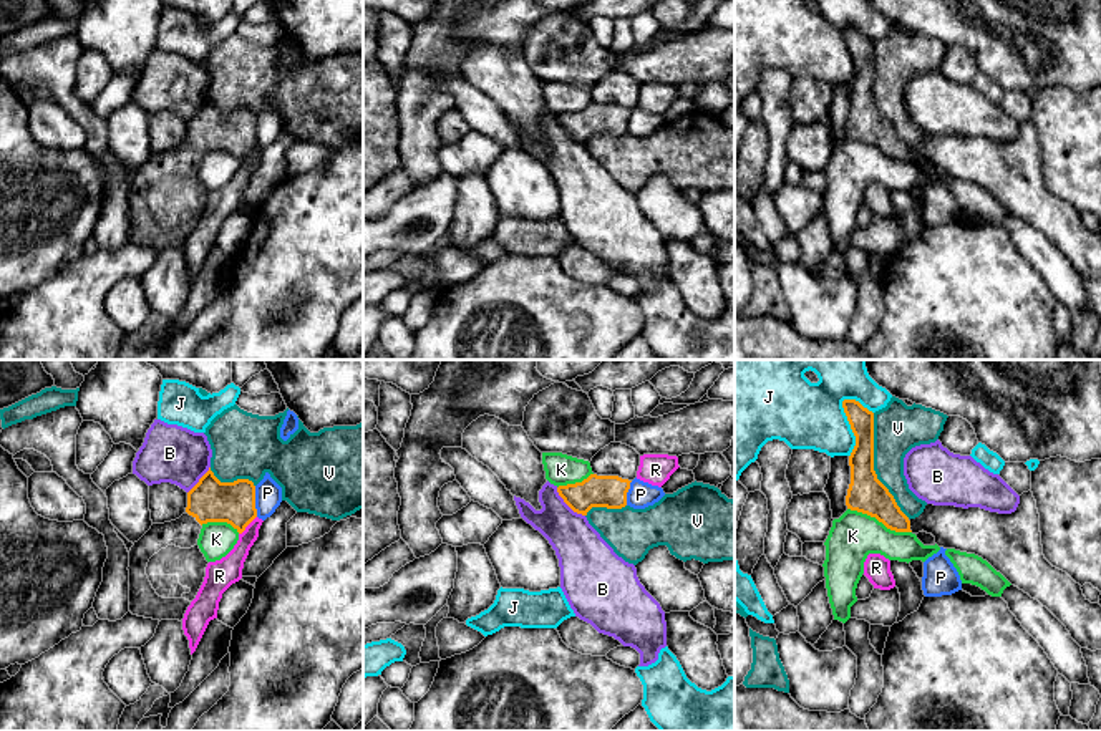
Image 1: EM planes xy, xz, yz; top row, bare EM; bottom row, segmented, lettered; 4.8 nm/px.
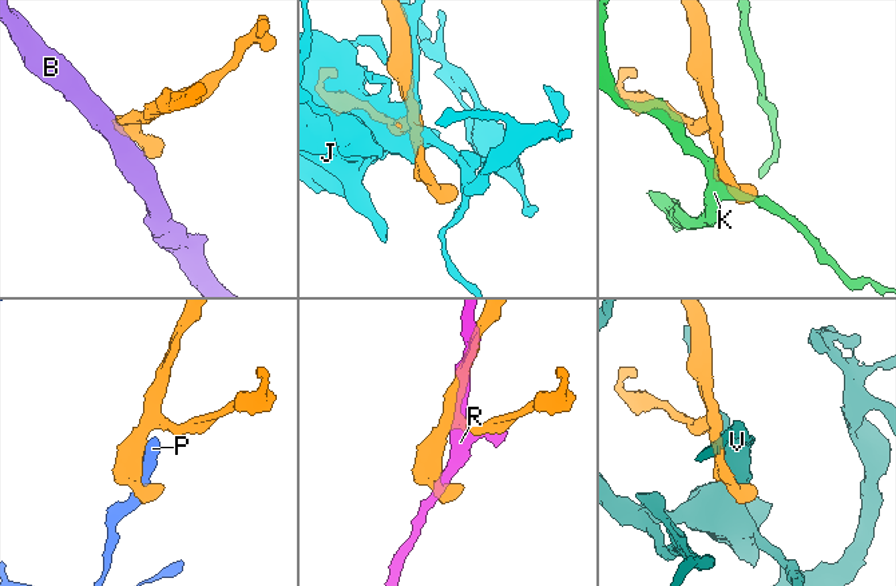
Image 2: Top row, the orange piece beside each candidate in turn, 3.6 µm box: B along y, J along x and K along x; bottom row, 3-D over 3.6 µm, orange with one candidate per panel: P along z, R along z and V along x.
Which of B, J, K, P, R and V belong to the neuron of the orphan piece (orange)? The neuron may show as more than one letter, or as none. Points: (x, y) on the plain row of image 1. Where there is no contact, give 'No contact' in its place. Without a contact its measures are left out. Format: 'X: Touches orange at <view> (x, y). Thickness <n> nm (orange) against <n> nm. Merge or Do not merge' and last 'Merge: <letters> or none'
B: Touches orange at xz (567, 133). Thickness 160 nm (orange) against 240 nm. Do not merge
J: Touches orange at yz (851, 57). Thickness 130 nm (orange) against 320 nm. Do not merge
K: Touches orange at yz (879, 150). Thickness 180 nm (orange) against 220 nm. Do not merge
P: Touches orange at xy (254, 130). Thickness 200 nm (orange) against 130 nm. Do not merge
R: Touches orange at xy (247, 153). Thickness 200 nm (orange) against 140 nm. Do not merge
V: Touches orange at yz (873, 95). Thickness 180 nm (orange) against 240 nm. Do not merge
Merge: none

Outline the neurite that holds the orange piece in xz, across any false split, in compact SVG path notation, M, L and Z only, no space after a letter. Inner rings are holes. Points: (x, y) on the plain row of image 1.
M590 103L582 111L559 114L557 121L574 141L587 144L592 136L625 136L630 111L618 104Z

